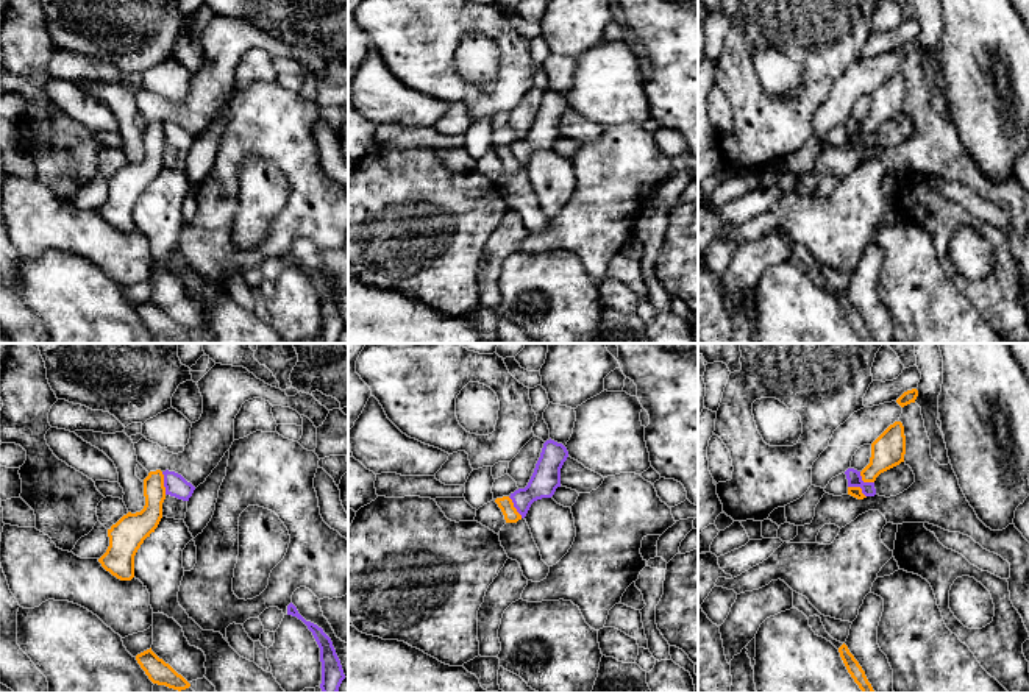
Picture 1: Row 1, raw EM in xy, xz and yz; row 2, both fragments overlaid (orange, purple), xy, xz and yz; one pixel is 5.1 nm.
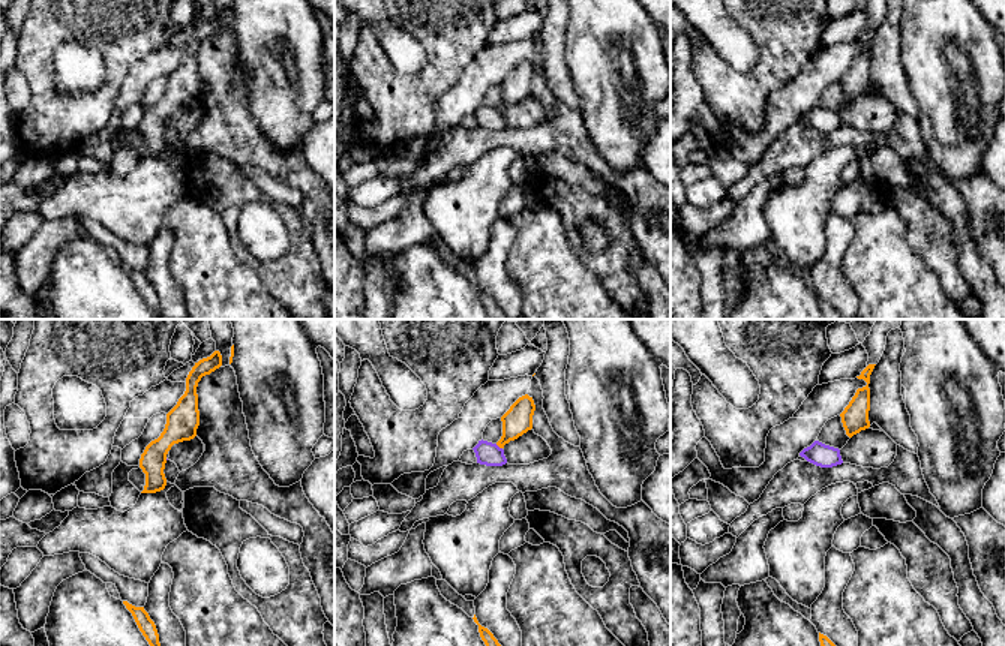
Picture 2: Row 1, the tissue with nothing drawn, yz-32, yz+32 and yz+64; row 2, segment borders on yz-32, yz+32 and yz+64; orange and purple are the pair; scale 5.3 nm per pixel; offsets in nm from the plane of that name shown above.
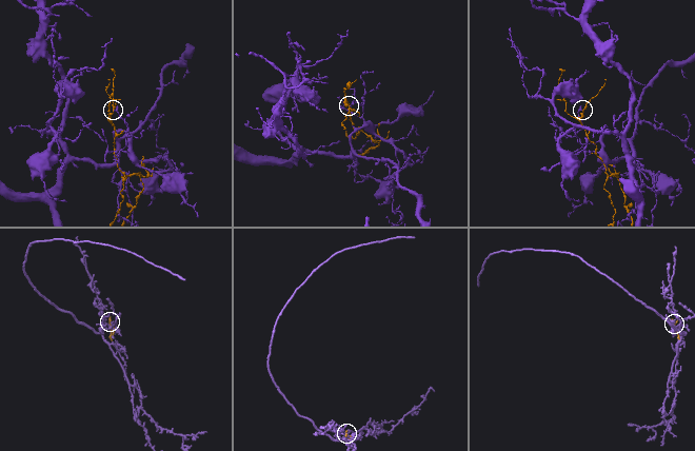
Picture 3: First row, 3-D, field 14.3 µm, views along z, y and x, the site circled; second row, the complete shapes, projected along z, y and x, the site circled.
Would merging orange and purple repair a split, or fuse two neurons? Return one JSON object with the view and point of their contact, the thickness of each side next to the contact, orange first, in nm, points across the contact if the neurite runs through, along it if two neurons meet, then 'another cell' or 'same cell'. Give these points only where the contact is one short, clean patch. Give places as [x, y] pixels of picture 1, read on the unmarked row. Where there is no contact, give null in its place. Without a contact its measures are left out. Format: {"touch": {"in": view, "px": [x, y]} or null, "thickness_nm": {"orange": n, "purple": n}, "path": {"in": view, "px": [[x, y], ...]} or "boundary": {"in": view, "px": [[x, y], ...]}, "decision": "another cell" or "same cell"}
{"touch": {"in": "xy", "px": [163, 133]}, "thickness_nm": {"orange": 140, "purple": 110}, "boundary": {"in": "xy", "px": [[161, 122], [166, 144]]}, "decision": "another cell"}

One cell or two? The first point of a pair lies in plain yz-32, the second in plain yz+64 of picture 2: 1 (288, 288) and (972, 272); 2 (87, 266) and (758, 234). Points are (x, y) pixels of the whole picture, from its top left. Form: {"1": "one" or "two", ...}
{"1": "two", "2": "two"}

